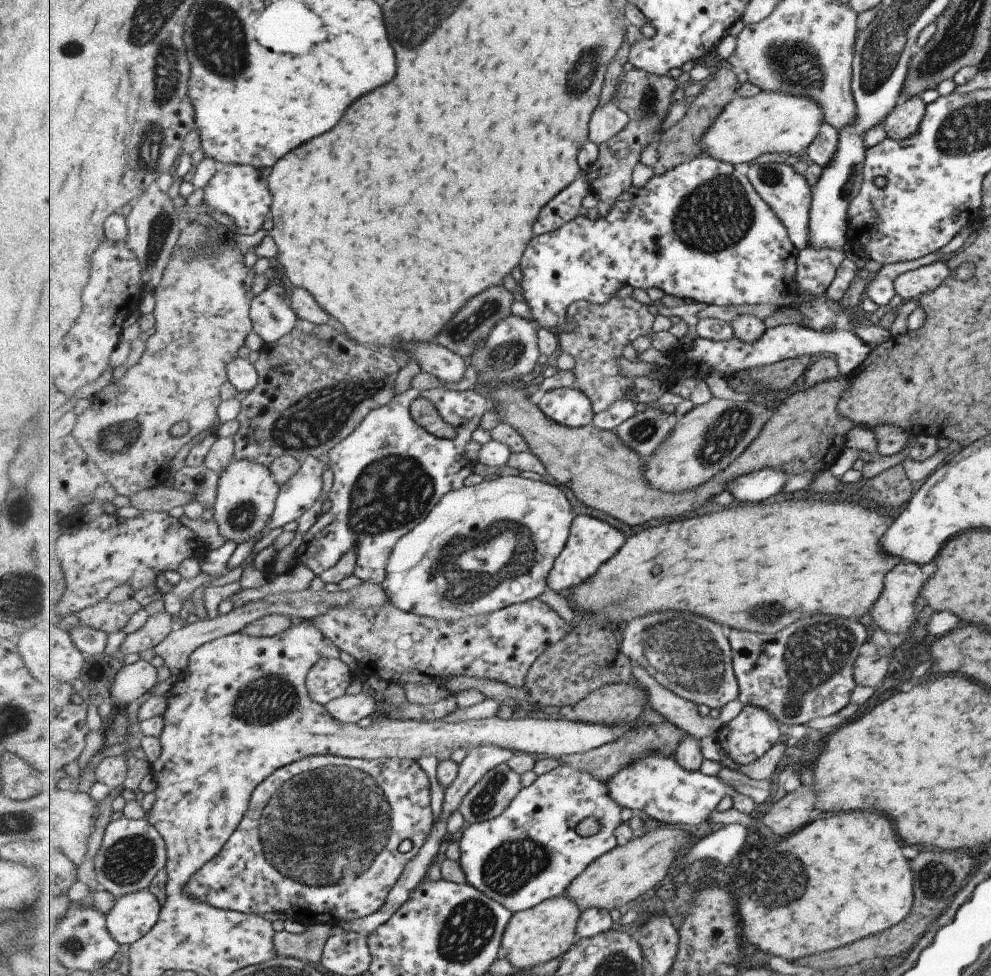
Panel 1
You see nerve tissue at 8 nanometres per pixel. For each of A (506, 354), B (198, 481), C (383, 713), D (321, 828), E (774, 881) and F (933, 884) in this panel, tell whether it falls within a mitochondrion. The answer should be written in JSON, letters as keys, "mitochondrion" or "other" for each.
{"A":"mitochondrion","B":"other","C":"other","D":"mitochondrion","E":"mitochondrion","F":"mitochondrion"}

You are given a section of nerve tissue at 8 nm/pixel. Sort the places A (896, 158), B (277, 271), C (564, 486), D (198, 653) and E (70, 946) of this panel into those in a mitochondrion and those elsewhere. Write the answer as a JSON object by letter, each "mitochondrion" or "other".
{"A":"other","B":"other","C":"other","D":"other","E":"mitochondrion"}

